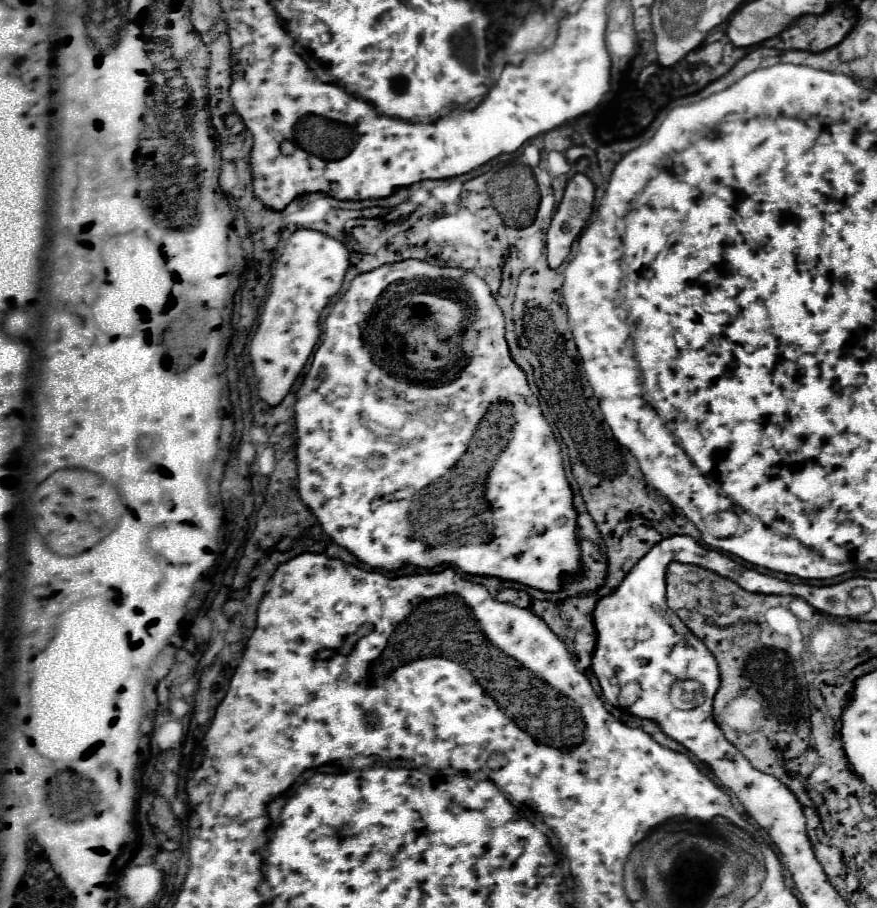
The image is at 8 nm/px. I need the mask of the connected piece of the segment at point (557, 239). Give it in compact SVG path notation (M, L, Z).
M583 173L571 175L563 201L547 231L547 257L549 265L557 269L569 255L573 241L585 227L593 211L593 183Z

